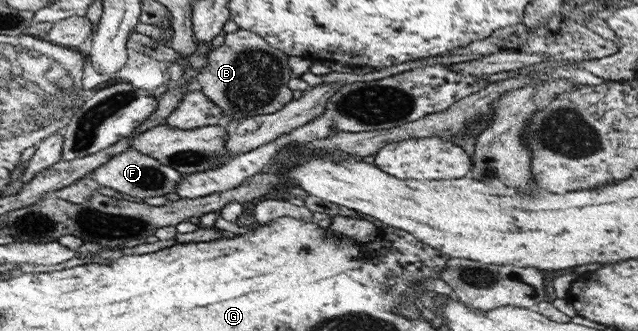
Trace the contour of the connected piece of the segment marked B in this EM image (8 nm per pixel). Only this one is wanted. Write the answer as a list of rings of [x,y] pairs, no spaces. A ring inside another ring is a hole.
[[[237,28],[226,33],[209,50],[206,66],[197,70],[195,87],[219,107],[225,123],[279,111],[295,98],[286,86],[289,79],[291,70],[287,65],[287,55],[267,45],[259,35]]]

